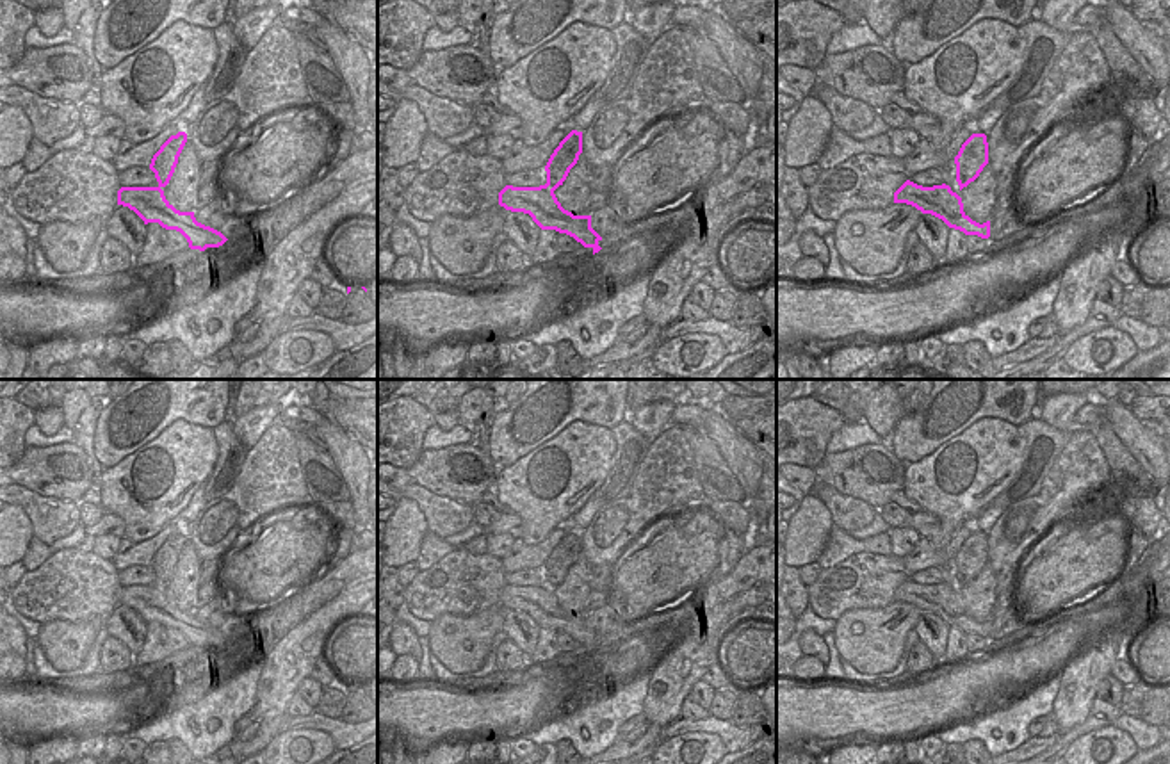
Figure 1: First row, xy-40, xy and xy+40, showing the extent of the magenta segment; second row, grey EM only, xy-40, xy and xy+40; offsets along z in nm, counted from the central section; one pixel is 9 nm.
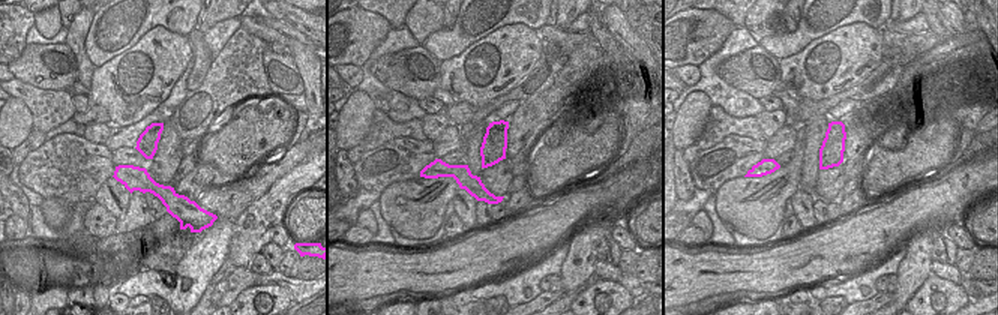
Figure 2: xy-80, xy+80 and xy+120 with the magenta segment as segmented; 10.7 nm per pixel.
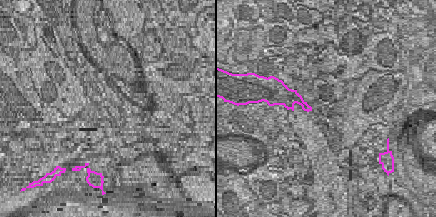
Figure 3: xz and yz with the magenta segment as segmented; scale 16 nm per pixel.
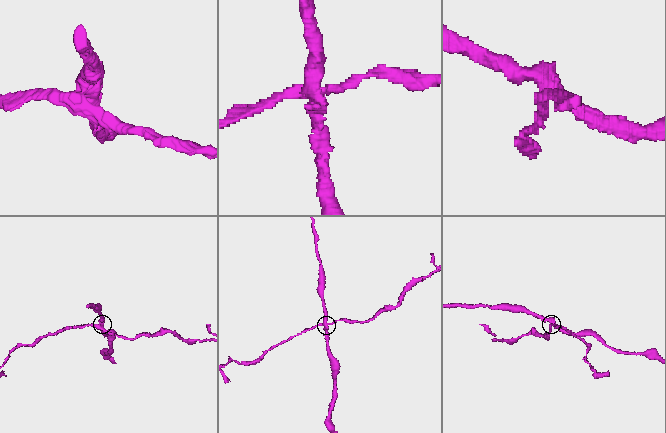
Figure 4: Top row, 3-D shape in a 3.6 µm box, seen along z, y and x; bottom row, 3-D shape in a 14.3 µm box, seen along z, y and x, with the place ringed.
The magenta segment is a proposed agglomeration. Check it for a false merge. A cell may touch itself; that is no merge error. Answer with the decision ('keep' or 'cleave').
cleave

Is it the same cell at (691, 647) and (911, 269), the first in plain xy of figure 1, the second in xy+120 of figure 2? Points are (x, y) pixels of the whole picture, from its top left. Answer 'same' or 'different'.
same

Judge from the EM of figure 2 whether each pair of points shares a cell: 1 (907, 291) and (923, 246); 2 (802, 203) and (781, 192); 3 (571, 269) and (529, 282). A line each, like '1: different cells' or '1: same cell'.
1: same cell
2: different cells
3: different cells

